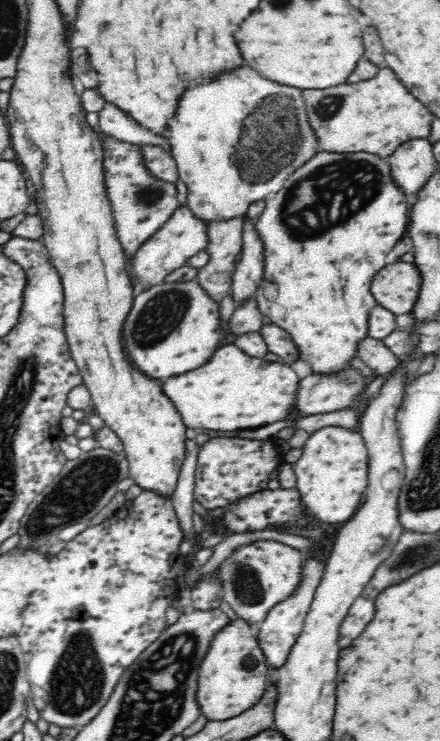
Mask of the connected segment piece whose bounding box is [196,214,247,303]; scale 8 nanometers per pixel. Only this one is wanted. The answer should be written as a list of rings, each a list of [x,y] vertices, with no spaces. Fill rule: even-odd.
[[[246,214],[230,220],[208,222],[210,264],[200,269],[196,280],[216,303],[231,293],[236,257],[243,248]]]

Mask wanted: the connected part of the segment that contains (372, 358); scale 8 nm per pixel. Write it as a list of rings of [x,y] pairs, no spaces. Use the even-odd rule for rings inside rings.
[[[366,336],[356,346],[357,357],[373,372],[388,375],[401,365],[401,359],[384,345],[382,340]]]

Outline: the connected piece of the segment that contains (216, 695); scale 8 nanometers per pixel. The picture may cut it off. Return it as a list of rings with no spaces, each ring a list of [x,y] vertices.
[[[237,619],[213,638],[199,670],[196,702],[208,722],[224,722],[255,706],[269,682],[268,665],[257,643],[255,629]]]

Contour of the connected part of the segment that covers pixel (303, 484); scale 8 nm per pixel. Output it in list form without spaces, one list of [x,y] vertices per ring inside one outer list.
[[[325,426],[308,438],[302,458],[294,464],[294,472],[298,476],[302,502],[314,519],[334,525],[346,522],[361,505],[360,494],[364,494],[368,482],[368,452],[364,440],[358,432],[341,426]]]

